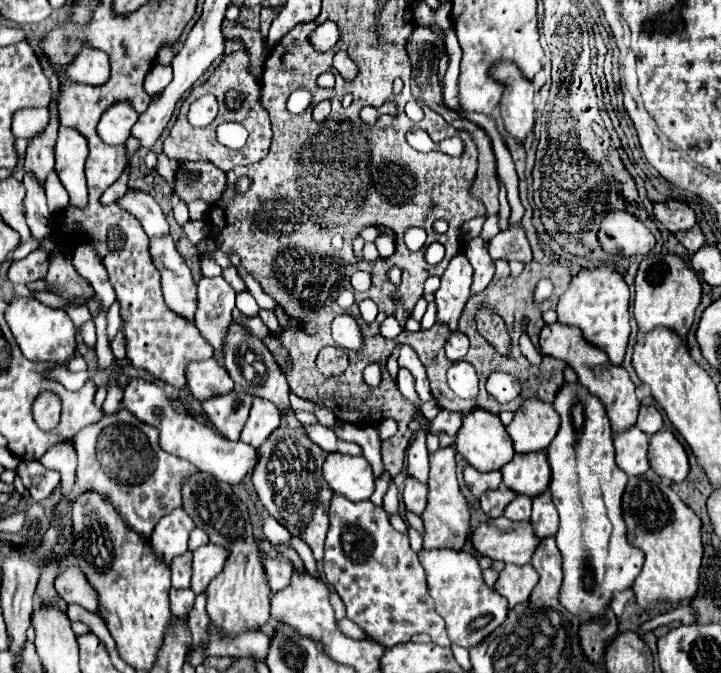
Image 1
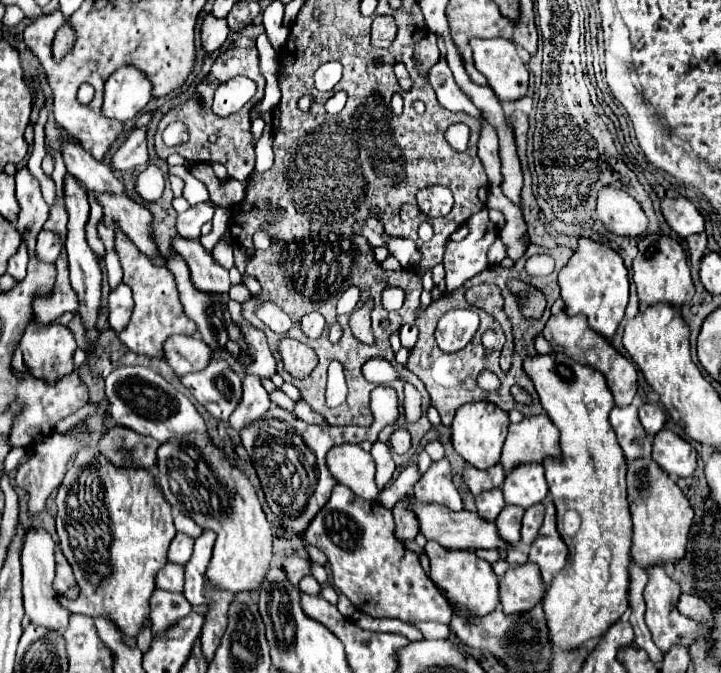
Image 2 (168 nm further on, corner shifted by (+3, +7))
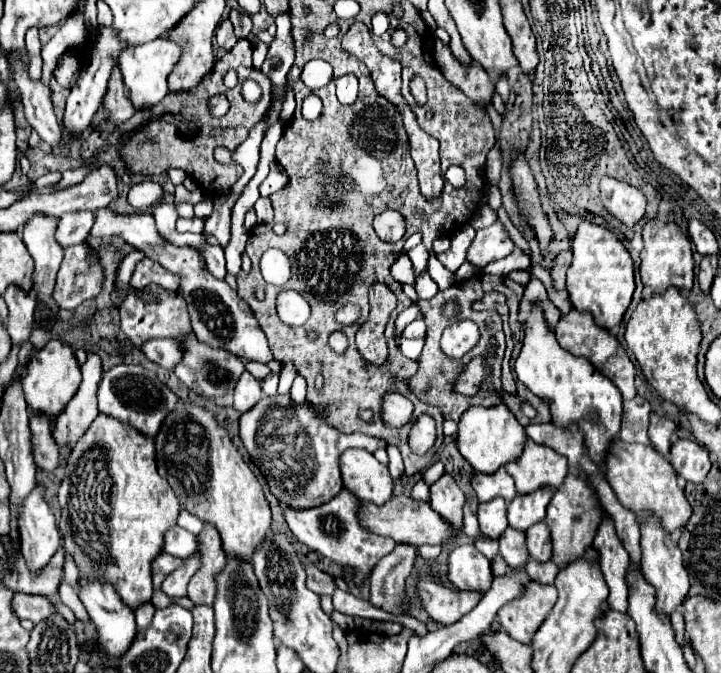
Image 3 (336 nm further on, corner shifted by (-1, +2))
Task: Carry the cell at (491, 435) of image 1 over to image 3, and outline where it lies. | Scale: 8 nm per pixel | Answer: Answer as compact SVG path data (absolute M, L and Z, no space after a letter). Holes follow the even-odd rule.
M471 406L459 420L459 432L457 432L459 452L475 468L475 472L481 474L493 474L507 462L513 462L521 454L525 440L527 440L525 428L517 422L517 418L507 406L493 406L493 408Z

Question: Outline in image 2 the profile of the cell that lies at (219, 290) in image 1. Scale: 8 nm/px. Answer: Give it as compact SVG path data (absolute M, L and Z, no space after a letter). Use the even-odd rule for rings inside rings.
M175 237L173 249L185 259L191 271L193 287L201 293L229 293L229 271L223 269L211 253L207 253L199 241Z

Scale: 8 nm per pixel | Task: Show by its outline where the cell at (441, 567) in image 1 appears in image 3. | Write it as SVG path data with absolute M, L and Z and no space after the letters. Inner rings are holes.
M457 546L449 554L449 572L447 580L457 590L489 590L493 572L491 562L473 546Z

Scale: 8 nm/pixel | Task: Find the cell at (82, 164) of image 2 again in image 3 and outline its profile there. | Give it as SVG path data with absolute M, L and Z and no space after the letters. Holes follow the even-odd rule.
M7 54L7 60L13 70L13 80L21 92L21 104L25 108L25 118L29 126L47 142L61 144L65 142L65 134L53 114L51 90L41 80L31 80L27 72L27 64L19 58L19 54Z

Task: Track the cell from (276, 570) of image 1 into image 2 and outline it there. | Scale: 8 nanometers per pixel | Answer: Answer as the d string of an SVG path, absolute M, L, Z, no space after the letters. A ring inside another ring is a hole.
M297 555L285 557L283 563L281 563L281 567L285 569L285 575L289 577L289 583L295 585L295 587L299 585L301 577L309 573L309 563L307 563L307 559L301 559L301 557L297 557Z

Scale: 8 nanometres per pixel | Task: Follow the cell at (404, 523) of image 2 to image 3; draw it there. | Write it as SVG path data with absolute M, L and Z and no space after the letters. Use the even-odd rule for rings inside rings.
M397 544L391 554L381 558L371 574L371 596L369 602L389 614L401 616L397 602L405 598L405 580L415 560L415 546Z

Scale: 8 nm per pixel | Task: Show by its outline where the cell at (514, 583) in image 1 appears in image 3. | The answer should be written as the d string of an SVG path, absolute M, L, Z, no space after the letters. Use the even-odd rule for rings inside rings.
M531 582L525 588L523 596L515 602L509 602L497 618L511 638L519 640L521 644L529 644L555 602L557 602L555 586Z

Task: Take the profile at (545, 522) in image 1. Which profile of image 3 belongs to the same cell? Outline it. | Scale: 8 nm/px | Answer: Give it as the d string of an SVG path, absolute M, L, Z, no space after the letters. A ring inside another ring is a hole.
M539 522L527 530L527 548L533 560L547 562L551 560L551 534L545 522Z

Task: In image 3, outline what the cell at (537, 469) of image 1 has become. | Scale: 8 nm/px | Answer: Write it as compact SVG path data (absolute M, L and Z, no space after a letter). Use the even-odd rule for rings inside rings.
M543 488L543 490L537 490L533 494L517 496L507 506L509 526L525 532L529 526L541 522L545 518L545 510L547 510L547 504L549 504L551 496L553 496L551 488Z

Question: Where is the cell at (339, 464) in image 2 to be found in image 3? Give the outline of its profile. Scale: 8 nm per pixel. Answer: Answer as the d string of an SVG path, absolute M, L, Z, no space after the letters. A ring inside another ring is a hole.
M349 448L341 456L341 476L345 488L357 498L369 500L377 506L385 504L393 494L393 478L387 466L379 464L373 454Z

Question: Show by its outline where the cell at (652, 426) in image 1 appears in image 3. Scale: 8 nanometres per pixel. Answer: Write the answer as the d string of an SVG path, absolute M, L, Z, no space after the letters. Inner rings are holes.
M651 414L649 424L649 440L657 452L661 452L665 458L671 450L671 436L675 432L675 424L669 418L661 418L657 414Z

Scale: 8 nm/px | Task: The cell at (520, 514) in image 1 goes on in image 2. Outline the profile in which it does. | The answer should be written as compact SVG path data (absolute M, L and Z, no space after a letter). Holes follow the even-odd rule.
M505 505L499 517L495 519L499 535L509 543L515 545L519 541L519 529L521 529L521 517L525 509L517 509L517 505Z

